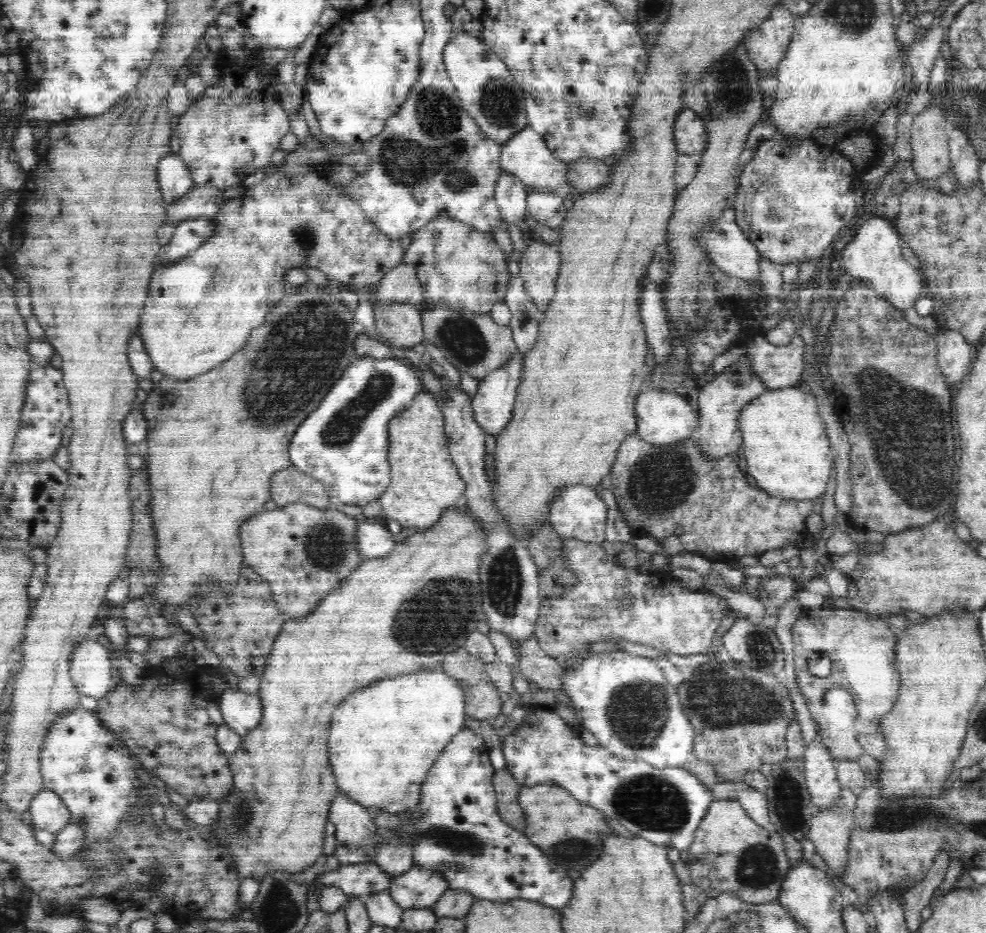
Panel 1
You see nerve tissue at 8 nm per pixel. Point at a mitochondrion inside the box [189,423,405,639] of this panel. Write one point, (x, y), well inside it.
(325, 543)

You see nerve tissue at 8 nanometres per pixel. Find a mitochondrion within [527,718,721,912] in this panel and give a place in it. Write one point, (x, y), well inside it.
(656, 803)

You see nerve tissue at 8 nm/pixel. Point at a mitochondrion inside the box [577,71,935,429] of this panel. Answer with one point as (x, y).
(698, 314)

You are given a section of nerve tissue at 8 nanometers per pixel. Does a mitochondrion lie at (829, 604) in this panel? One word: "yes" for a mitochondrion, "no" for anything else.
no

